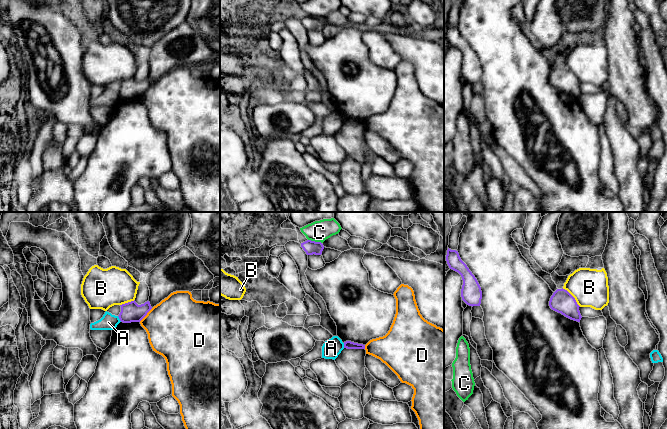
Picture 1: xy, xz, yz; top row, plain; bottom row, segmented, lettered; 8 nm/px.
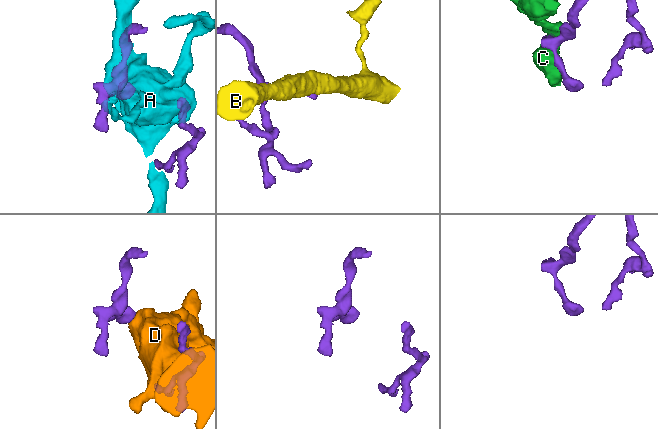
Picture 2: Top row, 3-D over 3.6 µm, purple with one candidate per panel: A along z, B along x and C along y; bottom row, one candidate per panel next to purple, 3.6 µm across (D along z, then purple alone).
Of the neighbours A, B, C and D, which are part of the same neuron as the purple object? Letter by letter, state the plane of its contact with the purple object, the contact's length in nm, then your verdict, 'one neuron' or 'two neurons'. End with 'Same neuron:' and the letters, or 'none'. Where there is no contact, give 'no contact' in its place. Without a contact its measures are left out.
A: meets purple in xy; contact 60 nm long; two neurons
B: meets purple in yz; contact 220 nm long; two neurons
C: meets purple in xz; contact 120 nm long; two neurons
D: meets purple in xy; contact 160 nm long; two neurons
Same neuron: none

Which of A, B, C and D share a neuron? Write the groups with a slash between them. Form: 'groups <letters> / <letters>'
groups A / B / C / D

